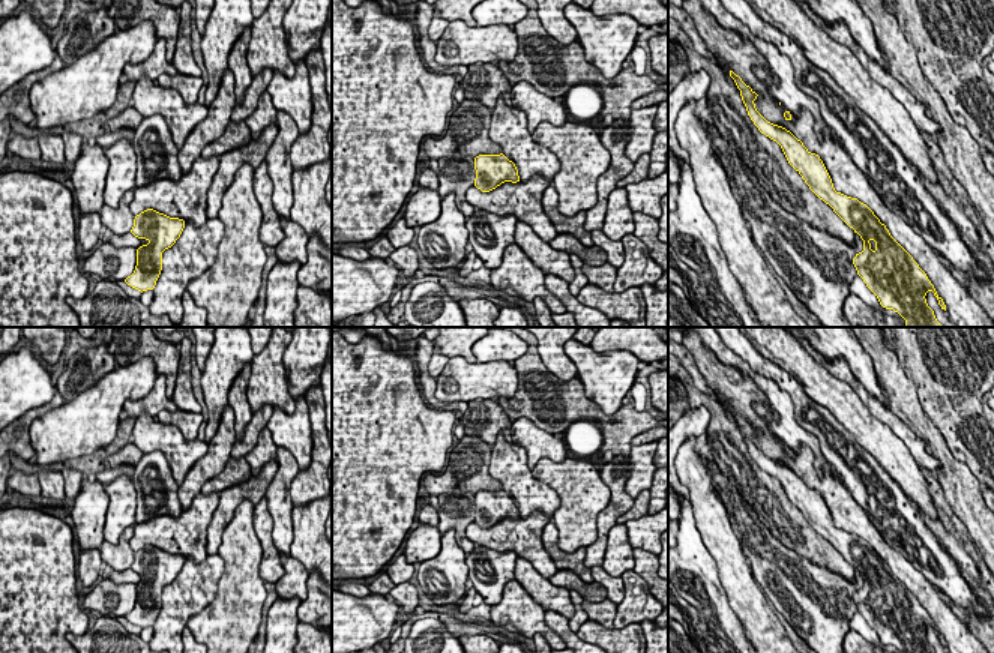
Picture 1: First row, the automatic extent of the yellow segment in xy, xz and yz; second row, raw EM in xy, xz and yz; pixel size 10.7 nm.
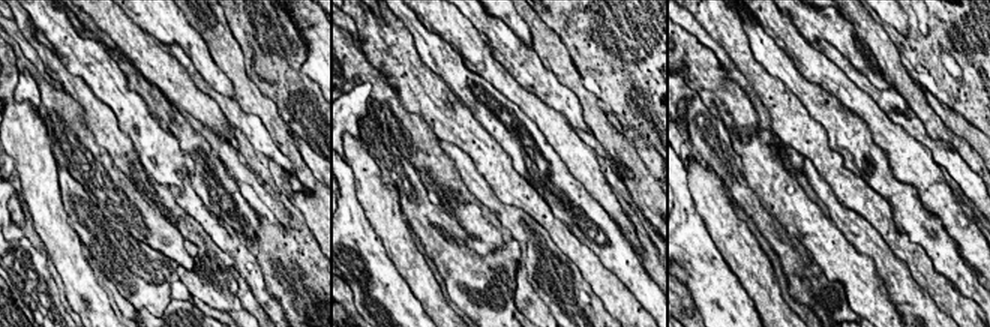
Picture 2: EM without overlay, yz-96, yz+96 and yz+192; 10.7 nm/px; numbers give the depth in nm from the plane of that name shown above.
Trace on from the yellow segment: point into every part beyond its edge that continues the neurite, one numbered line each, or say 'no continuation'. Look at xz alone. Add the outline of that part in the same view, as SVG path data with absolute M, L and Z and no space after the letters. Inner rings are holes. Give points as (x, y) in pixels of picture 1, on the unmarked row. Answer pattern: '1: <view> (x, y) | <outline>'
no continuation

